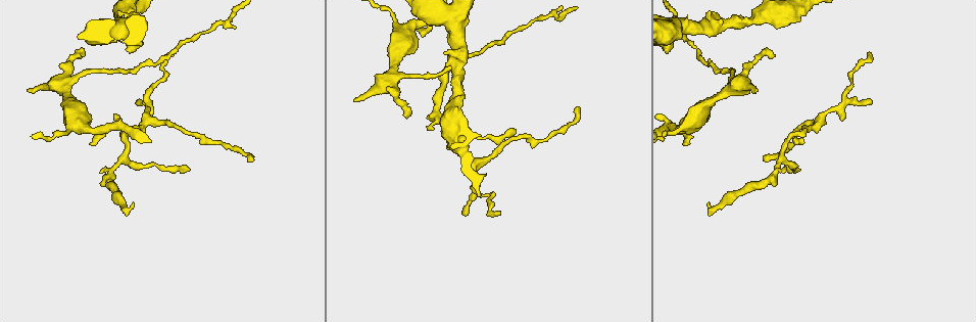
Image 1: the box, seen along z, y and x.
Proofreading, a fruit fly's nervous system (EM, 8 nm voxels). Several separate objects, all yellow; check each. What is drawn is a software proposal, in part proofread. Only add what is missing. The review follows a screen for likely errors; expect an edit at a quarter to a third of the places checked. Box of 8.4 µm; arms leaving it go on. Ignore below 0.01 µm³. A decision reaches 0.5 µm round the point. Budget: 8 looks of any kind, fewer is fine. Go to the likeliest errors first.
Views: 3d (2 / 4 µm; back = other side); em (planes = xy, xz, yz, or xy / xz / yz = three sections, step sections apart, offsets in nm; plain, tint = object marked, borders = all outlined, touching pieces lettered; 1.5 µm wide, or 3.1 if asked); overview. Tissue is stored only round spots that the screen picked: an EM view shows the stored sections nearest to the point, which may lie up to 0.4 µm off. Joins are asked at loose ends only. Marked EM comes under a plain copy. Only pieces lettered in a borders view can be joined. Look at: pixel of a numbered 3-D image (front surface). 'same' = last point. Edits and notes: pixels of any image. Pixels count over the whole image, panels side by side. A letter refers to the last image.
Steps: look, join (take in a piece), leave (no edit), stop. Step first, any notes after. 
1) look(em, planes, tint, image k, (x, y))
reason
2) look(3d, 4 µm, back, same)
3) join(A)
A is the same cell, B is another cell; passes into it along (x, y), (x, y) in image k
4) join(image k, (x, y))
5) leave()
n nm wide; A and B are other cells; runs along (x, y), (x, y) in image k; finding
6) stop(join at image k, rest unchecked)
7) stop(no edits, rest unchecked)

look(3d, 2 µm, image 1, (787, 169))
thin end

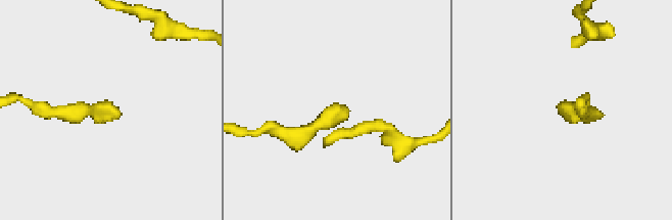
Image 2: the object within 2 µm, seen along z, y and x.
look(em, xy, step 8, tint, image 2, (117, 109))

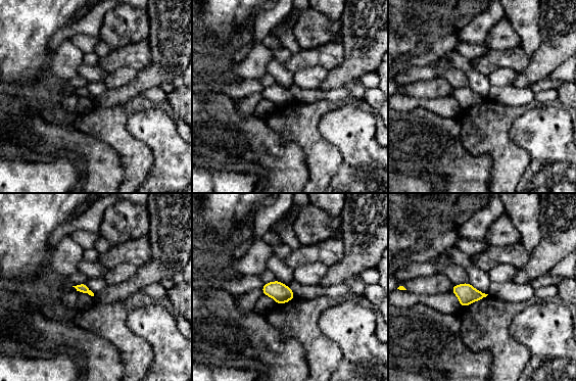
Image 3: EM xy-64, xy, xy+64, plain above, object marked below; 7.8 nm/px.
look(em, planes, borders, same)

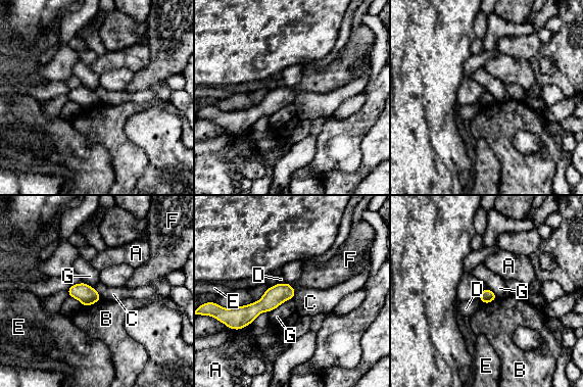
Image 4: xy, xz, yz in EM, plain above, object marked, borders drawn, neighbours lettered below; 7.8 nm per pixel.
leave()
100 nm wide; A, B, C, D, E, F and G are other cells; no lettered piece goes on from it

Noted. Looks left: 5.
look(em, planes, borders, image 1, (685, 144))
free end

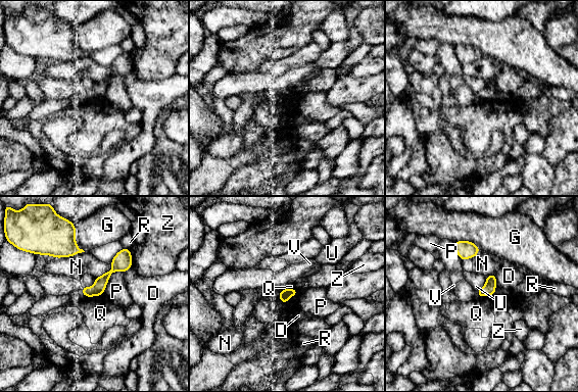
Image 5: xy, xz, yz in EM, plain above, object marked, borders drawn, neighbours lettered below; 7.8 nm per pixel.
leave()
D, G, N, P, Q, R, U, V and Z are other cells; none of them fits

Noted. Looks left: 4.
look(em, xz, step 4, borders, image 1, (251, 161))
end of a long branch

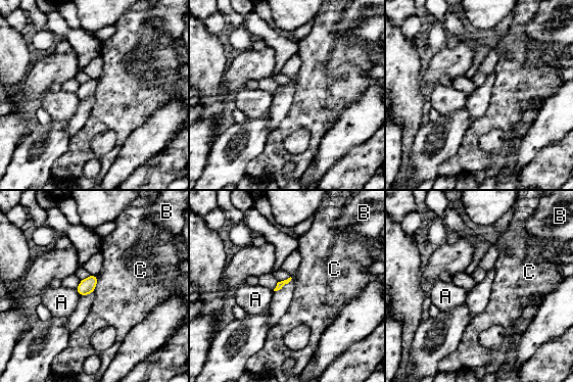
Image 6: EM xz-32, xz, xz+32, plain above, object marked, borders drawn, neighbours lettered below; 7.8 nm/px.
leave()
A, B and C are other cells; border along (97, 276), (94, 290) in image 6; no lettered piece goes on from it

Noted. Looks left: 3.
stop(no edits, rest unchecked)

